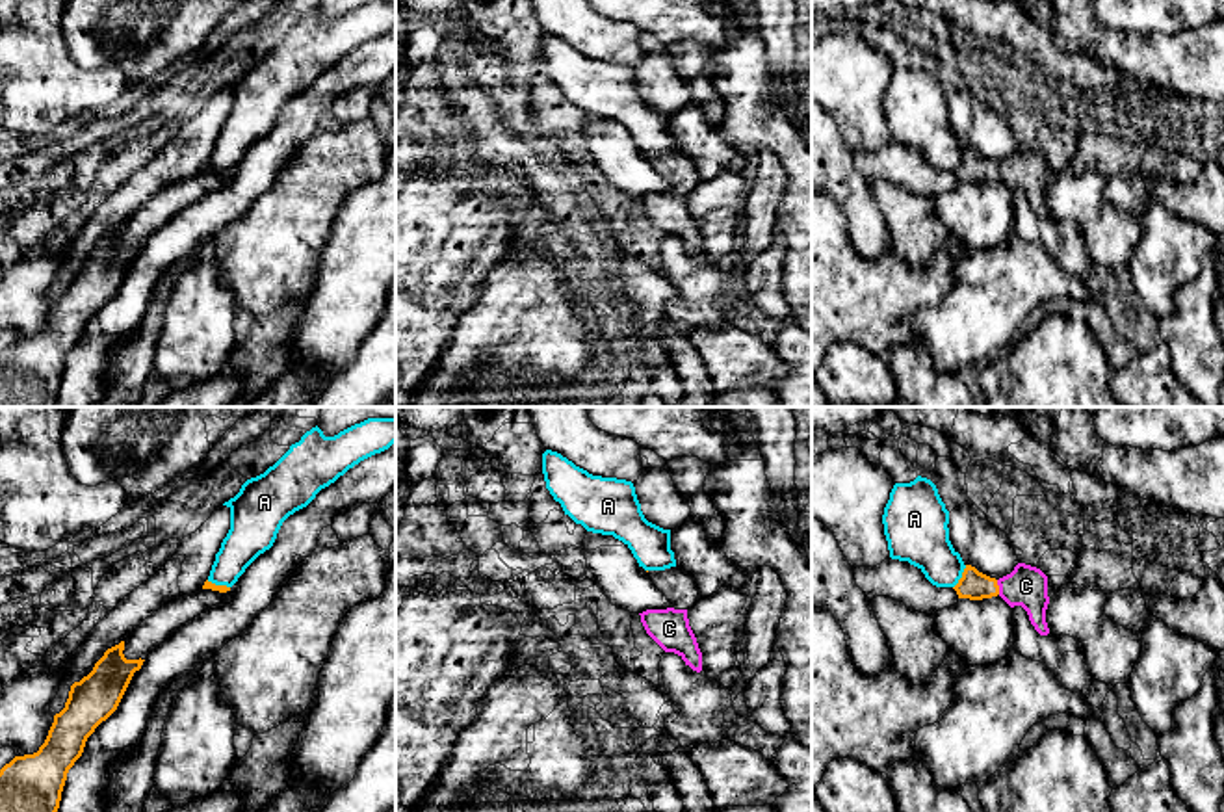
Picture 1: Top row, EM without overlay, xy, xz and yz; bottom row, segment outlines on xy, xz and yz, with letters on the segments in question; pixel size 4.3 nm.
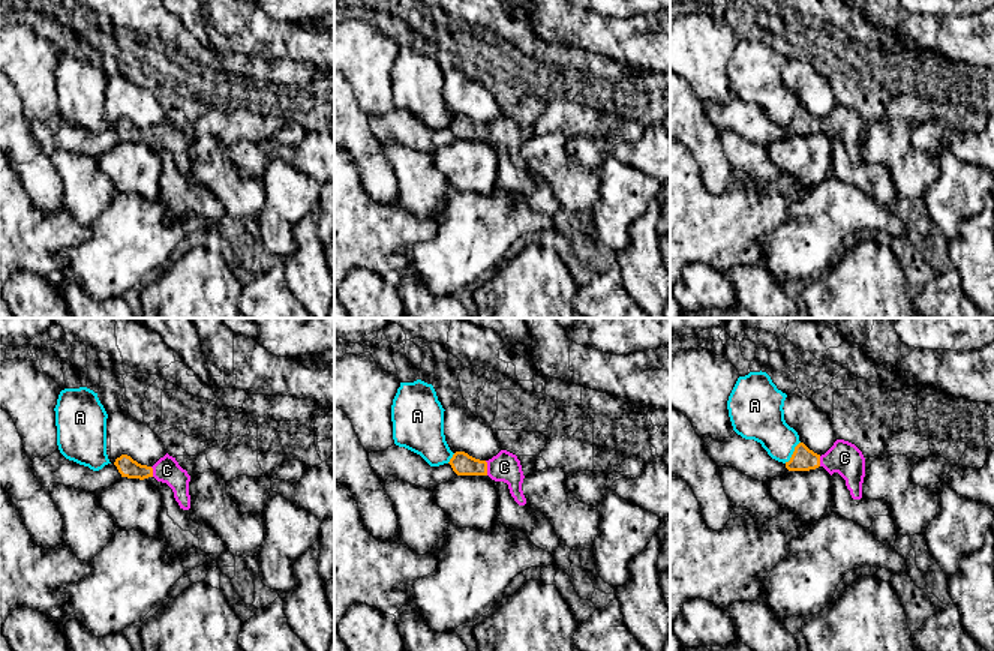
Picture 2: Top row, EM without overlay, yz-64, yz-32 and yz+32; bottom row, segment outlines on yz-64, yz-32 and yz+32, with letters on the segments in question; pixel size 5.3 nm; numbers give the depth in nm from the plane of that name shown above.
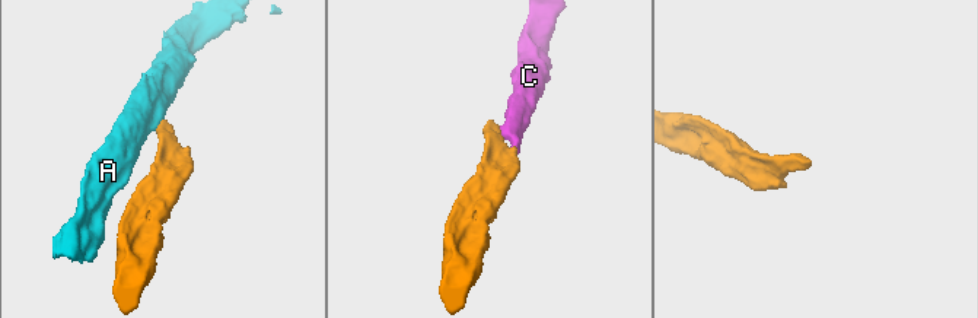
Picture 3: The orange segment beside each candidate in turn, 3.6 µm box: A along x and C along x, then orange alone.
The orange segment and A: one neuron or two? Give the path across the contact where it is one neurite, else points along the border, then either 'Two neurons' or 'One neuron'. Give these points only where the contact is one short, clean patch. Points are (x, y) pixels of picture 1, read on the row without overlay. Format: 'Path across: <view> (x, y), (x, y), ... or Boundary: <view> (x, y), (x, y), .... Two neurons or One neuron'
Boundary: yz (966, 149), (953, 171). Two neurons

